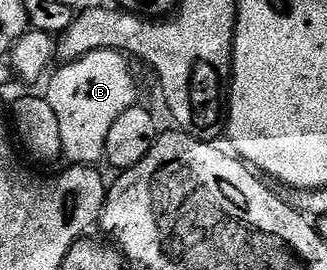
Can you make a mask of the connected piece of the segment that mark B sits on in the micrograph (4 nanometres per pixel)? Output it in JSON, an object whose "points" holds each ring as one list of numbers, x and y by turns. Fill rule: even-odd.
{"points":[[105,48,68,61,48,79,45,99,60,123,64,159,75,166,93,166,104,159,105,138,125,109,140,101,139,88,124,53]]}

